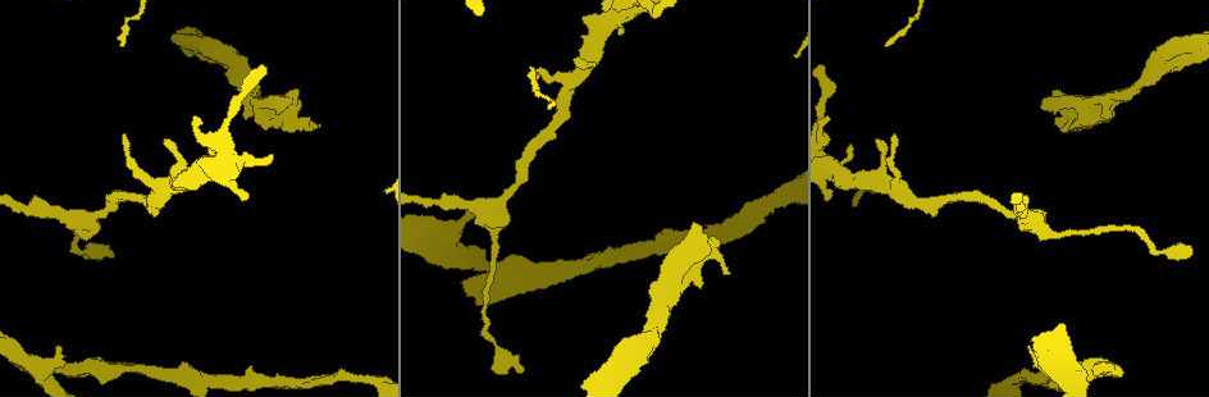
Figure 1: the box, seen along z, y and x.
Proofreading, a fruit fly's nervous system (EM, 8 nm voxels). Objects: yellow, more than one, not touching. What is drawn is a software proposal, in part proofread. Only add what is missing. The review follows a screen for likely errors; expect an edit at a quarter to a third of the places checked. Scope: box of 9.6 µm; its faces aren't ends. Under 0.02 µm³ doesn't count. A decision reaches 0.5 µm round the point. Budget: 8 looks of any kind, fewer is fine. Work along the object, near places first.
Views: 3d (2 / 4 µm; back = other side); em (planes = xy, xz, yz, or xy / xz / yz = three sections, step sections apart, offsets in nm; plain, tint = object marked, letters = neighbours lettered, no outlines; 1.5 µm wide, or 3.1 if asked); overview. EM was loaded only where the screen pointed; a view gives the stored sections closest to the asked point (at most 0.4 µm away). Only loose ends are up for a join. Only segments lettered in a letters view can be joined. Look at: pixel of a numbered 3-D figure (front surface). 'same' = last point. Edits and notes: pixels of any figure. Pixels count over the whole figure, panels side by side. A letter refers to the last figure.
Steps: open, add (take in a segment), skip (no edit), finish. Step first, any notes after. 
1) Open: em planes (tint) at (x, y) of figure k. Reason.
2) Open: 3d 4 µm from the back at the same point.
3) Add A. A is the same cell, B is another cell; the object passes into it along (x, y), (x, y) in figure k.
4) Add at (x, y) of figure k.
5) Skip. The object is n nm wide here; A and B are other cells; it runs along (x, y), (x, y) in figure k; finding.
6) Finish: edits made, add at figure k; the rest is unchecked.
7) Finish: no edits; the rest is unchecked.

Open: em planes (plain) at (1102, 113) of figure 1. Free end.

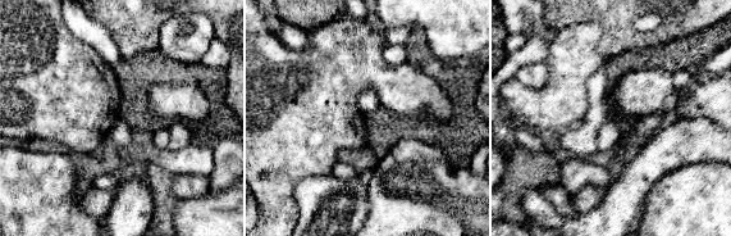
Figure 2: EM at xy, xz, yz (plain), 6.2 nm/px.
Open: em planes (letters) at the same point. What lies round it.

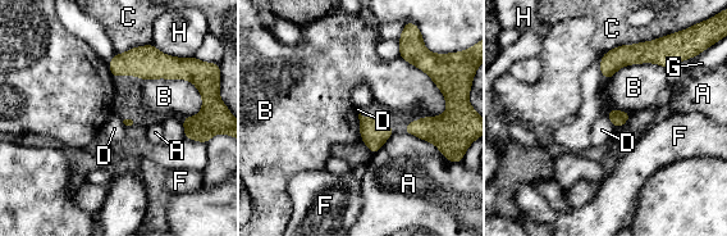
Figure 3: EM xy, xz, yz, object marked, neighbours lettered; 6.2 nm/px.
Skip. A, B, C, D, F, G and H are other cells; a border runs along (607, 114), (616, 128) in figure 3; none of them fits.

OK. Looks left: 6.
Open: em yz step 4 (letters) at (113, 256) of figure 1. Long arm stops here.

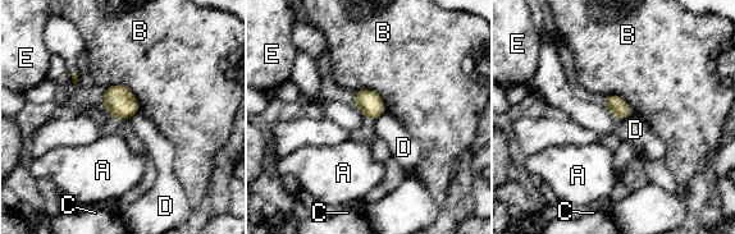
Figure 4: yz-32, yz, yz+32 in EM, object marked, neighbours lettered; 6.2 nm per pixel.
Skip. A, B, C, D and E are other cells; a border runs along (105, 86), (126, 86), (140, 110) in figure 4; no lettered segment goes on from it.

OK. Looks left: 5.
Open: 3d 4 µm at (479, 303) of figure 1. Branch stops here.

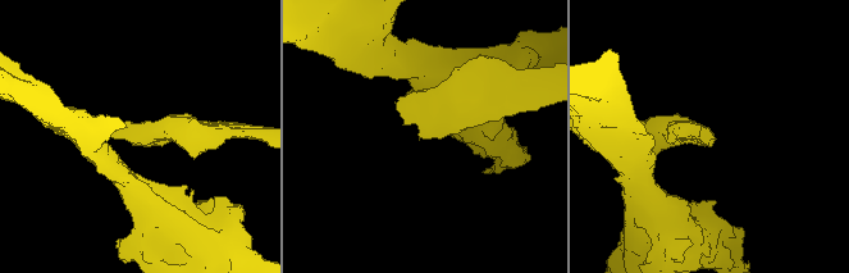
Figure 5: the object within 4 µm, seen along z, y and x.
Open: em planes (plain) at (715, 140) of figure 5. Need the tissue.

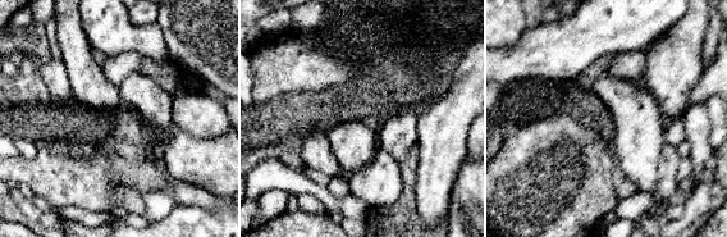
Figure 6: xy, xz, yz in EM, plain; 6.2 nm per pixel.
Open: em planes (letters) at the same point. What lies round it.

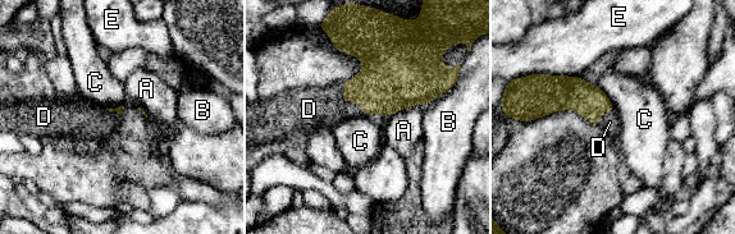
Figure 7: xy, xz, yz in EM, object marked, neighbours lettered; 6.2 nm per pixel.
Add D. D is the same cell, A, B, C and E are other cells; it goes on there.

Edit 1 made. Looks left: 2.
Finish: edits made, add at figure 7; the rest is unchecked.

